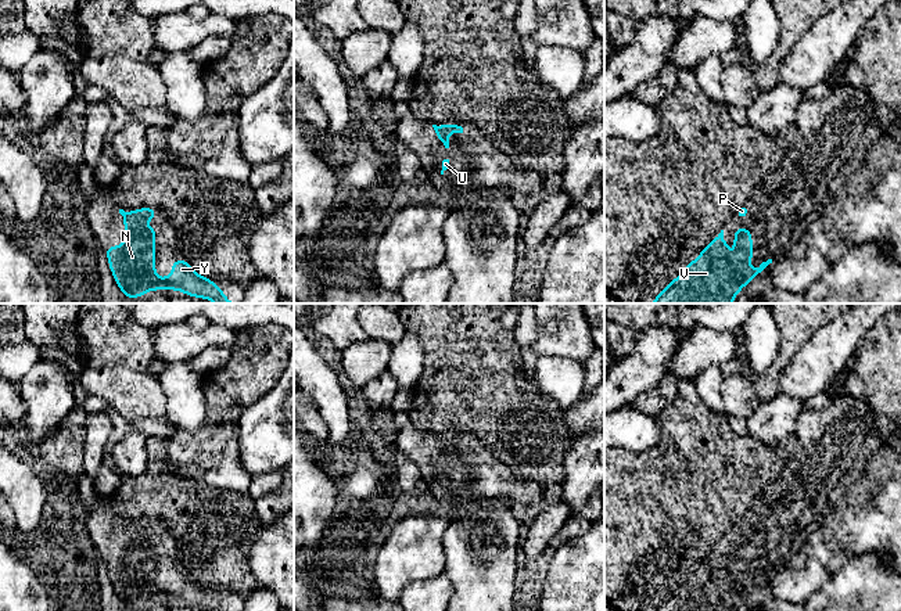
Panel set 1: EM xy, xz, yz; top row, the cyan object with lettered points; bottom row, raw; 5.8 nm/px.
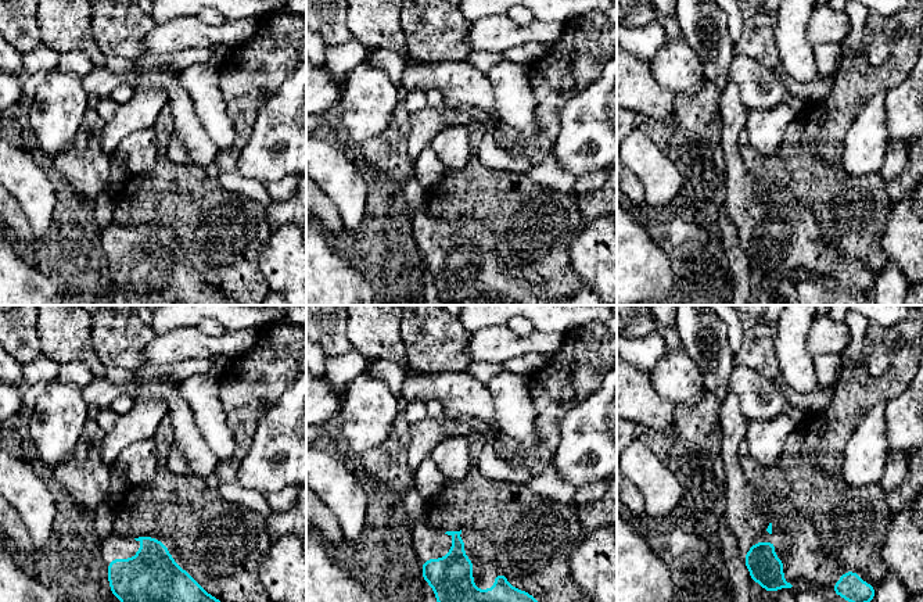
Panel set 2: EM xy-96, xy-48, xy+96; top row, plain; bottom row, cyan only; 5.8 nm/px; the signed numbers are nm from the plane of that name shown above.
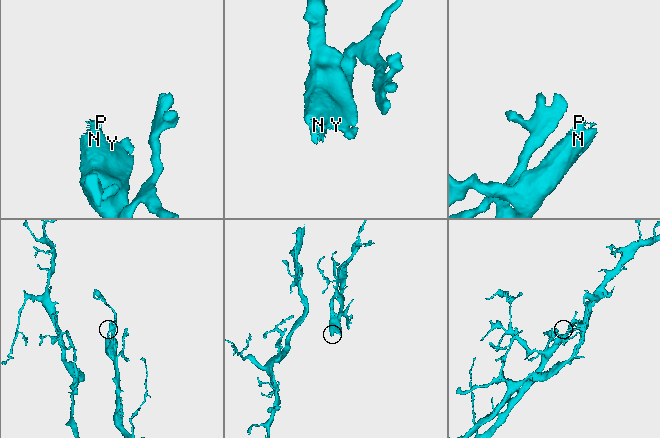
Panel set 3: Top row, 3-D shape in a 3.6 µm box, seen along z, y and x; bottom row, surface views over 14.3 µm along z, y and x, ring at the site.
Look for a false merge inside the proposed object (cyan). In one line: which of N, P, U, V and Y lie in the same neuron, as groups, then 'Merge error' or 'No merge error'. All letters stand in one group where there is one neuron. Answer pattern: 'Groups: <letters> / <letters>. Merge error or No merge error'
Groups: N P U V Y. No merge error

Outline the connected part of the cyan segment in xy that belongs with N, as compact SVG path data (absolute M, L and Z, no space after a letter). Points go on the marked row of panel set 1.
M141 208L130 213L119 209L119 213L123 216L123 223L126 226L123 244L121 247L108 247L105 252L114 278L126 298L134 301L137 296L152 290L179 290L195 298L212 299L215 303L237 303L227 302L226 294L218 288L218 284L194 273L190 263L186 260L173 260L172 276L158 278L155 276L155 229L139 223L140 219L144 223L150 219L154 220L155 208Z

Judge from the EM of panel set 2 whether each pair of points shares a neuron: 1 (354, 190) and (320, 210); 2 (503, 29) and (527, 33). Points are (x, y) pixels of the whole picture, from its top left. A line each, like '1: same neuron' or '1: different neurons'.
1: different neurons
2: same neuron

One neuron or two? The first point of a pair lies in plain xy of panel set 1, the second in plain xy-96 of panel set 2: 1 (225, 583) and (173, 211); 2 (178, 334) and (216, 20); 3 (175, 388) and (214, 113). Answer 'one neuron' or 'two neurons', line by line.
1: one neuron
2: two neurons
3: one neuron

